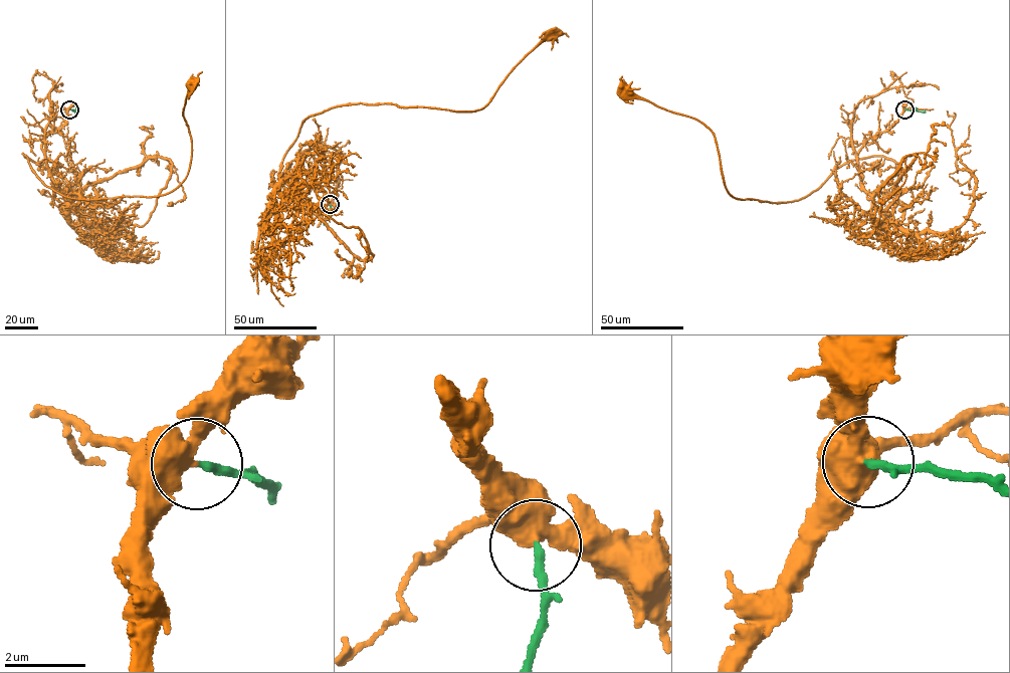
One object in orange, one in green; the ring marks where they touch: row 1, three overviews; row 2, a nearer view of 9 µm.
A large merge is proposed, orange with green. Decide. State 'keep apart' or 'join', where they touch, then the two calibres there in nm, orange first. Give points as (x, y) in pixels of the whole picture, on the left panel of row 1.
join; at (69, 109); 500 nm thick on the orange side, 200 nm on the other

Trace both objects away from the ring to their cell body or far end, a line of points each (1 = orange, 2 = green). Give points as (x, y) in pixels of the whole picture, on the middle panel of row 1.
1: (330, 204), (309, 150), (295, 188), (282, 186), (306, 119), (362, 103), (479, 109), (551, 34)
2: (330, 204), (324, 225)

